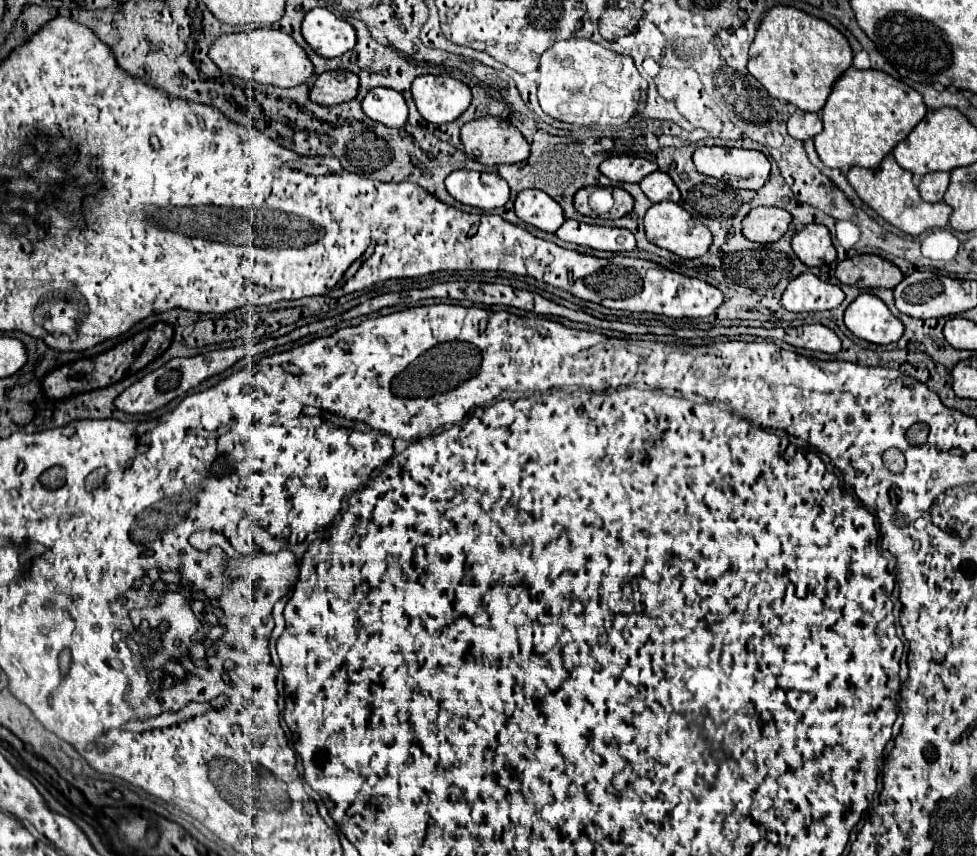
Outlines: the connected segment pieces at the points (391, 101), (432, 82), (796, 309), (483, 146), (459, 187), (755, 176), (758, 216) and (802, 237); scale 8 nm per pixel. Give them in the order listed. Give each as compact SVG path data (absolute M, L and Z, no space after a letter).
M386 87L370 89L362 101L362 109L370 119L374 119L386 127L398 129L398 127L404 127L408 121L406 101L394 89L386 89Z
M422 75L412 83L418 113L432 125L456 121L472 103L470 87L448 75Z
M802 273L792 279L782 295L782 305L792 313L830 311L844 301L844 291L838 285L826 283L812 273Z
M480 117L460 131L464 153L482 165L520 163L530 155L524 135L502 117Z
M460 169L448 175L446 189L456 201L486 211L502 207L510 199L510 187L498 173L476 173Z
M698 147L692 159L700 173L728 179L728 185L736 189L760 189L770 175L770 161L762 151Z
M754 207L742 221L742 233L756 243L772 243L784 237L792 215L780 207Z
M806 225L792 237L792 249L808 267L820 267L836 261L836 249L832 245L830 231L824 225Z

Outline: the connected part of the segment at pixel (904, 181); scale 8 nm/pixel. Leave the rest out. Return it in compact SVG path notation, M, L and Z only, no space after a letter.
M886 155L882 159L880 167L870 169L870 171L864 167L852 167L846 177L848 177L848 183L852 185L852 189L858 193L858 197L870 209L874 209L888 223L892 223L894 227L898 227L900 231L904 231L912 237L918 237L930 229L944 229L948 225L948 219L952 215L952 207L946 205L944 201L940 201L940 203L922 201L914 181L912 181L912 173L902 169L892 155Z

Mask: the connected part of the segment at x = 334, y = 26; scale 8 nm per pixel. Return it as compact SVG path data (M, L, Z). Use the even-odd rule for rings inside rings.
M316 7L306 13L302 21L302 35L318 55L328 59L340 57L356 45L354 27L324 7Z

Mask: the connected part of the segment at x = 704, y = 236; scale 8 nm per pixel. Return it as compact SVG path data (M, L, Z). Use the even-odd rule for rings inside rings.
M654 203L646 215L644 215L644 229L646 229L646 237L650 243L668 249L672 253L676 253L682 259L696 259L708 253L710 245L712 245L712 233L706 225L702 225L700 221L696 221L688 211L684 211L678 203Z

